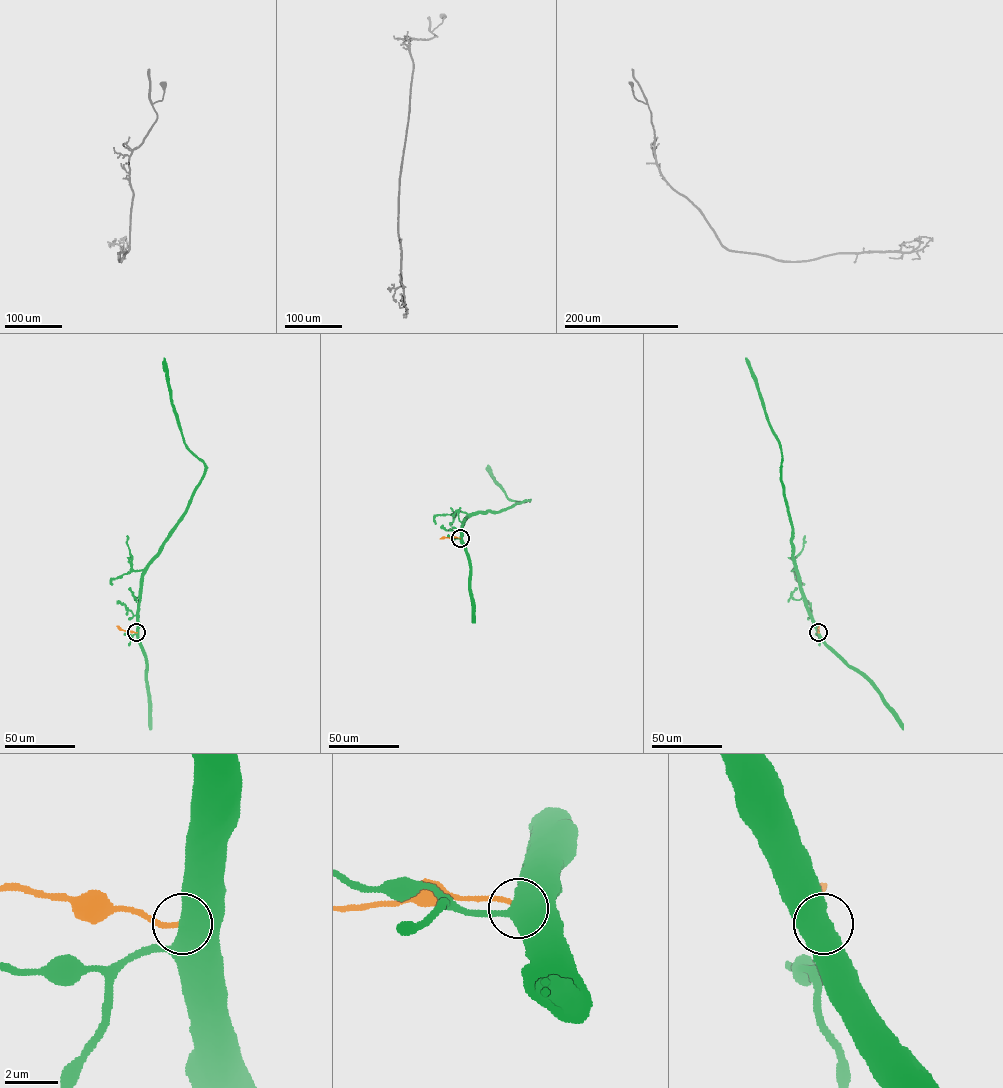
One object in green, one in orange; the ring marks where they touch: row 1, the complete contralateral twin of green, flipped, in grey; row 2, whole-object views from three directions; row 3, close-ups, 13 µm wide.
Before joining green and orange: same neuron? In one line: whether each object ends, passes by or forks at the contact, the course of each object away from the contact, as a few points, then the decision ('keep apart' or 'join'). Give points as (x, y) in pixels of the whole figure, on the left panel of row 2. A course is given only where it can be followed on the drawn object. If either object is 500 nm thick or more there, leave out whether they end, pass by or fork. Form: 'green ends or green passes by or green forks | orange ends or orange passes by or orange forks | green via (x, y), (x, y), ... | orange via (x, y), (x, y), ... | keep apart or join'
green via (136, 633), (144, 570), (184, 512), (204, 468), (204, 463), (184, 443), (169, 390), (164, 358) | orange via (136, 633), (116, 626) | keep apart

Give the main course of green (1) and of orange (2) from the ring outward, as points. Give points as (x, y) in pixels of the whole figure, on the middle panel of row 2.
1: (460, 538), (463, 522), (469, 516), (499, 511), (528, 500), (510, 500), (492, 478), (487, 465)
2: (460, 538), (440, 539)

